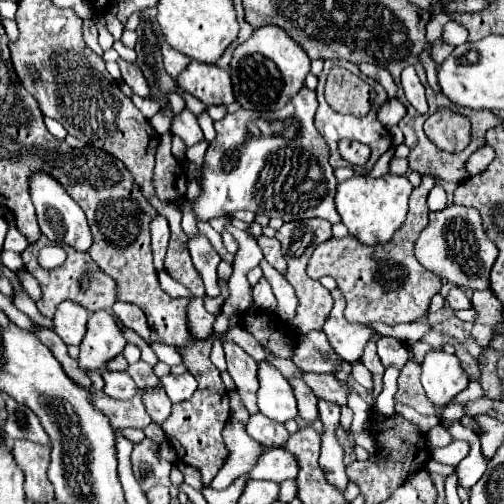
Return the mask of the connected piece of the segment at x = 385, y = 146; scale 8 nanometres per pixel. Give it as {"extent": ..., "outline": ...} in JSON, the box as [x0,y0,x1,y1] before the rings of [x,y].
{"extent":[315,60,391,174],"outline":[[[331,60],[325,62],[325,68],[323,68],[323,72],[319,74],[319,86],[317,86],[319,110],[317,110],[317,114],[315,114],[315,126],[317,126],[317,130],[321,132],[321,136],[327,140],[327,144],[329,144],[329,148],[331,148],[331,158],[329,158],[329,162],[331,162],[333,168],[337,168],[337,142],[339,142],[341,138],[349,138],[349,140],[357,140],[357,142],[369,144],[369,146],[371,146],[371,158],[369,158],[369,162],[365,164],[365,168],[353,168],[357,174],[367,174],[367,172],[373,168],[373,164],[379,160],[379,156],[381,156],[385,150],[389,150],[389,146],[391,146],[391,134],[389,134],[389,130],[387,130],[385,126],[381,126],[381,122],[377,122],[377,110],[385,104],[387,94],[385,94],[383,86],[379,86],[375,104],[373,104],[373,108],[371,108],[371,112],[369,112],[367,116],[345,116],[345,114],[339,114],[339,112],[335,112],[335,110],[327,104],[327,100],[325,100],[325,96],[323,96],[325,76],[327,76],[327,72],[329,72],[329,68],[331,68]]]}

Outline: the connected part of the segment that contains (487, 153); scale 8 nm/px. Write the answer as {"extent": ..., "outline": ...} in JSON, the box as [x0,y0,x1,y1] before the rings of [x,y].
{"extent":[467,144,495,176],"outline":[[[489,144],[481,146],[481,150],[477,150],[477,152],[469,158],[469,164],[467,164],[469,176],[477,176],[479,172],[483,172],[483,170],[489,166],[489,162],[491,162],[493,158],[495,158],[493,148],[491,148]]]}

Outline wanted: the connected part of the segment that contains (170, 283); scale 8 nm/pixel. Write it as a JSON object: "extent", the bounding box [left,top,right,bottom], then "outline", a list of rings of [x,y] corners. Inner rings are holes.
{"extent":[159,270,191,298],"outline":[[[163,270],[163,272],[159,272],[159,282],[161,282],[161,288],[169,294],[169,296],[173,296],[173,298],[183,298],[183,296],[191,296],[189,294],[189,290],[185,290],[185,286],[181,286],[181,284],[177,284],[173,278],[169,278],[169,274]]]}

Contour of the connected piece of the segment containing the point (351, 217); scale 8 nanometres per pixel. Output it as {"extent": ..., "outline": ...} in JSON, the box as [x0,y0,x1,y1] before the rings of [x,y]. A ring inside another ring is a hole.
{"extent":[335,174,413,244],"outline":[[[385,174],[381,178],[373,176],[353,176],[337,186],[335,194],[335,206],[341,216],[341,222],[349,228],[349,234],[353,234],[363,244],[381,244],[389,242],[393,232],[403,224],[407,216],[407,200],[413,186],[407,180],[407,176],[395,176]]]}

